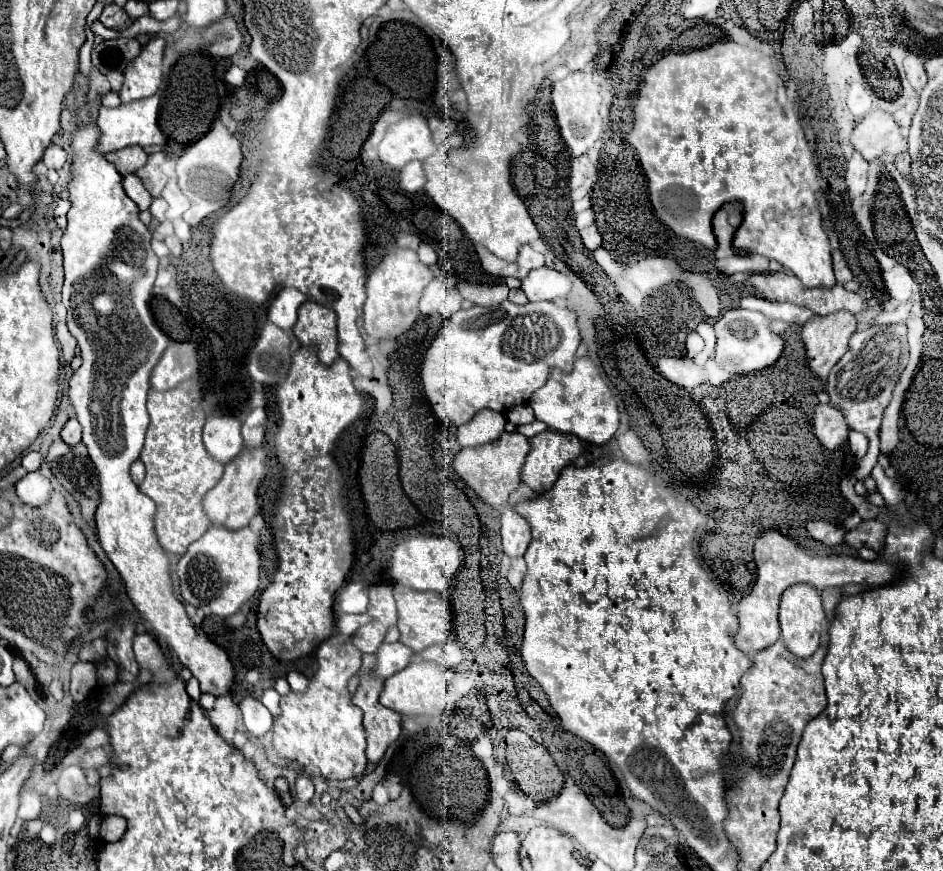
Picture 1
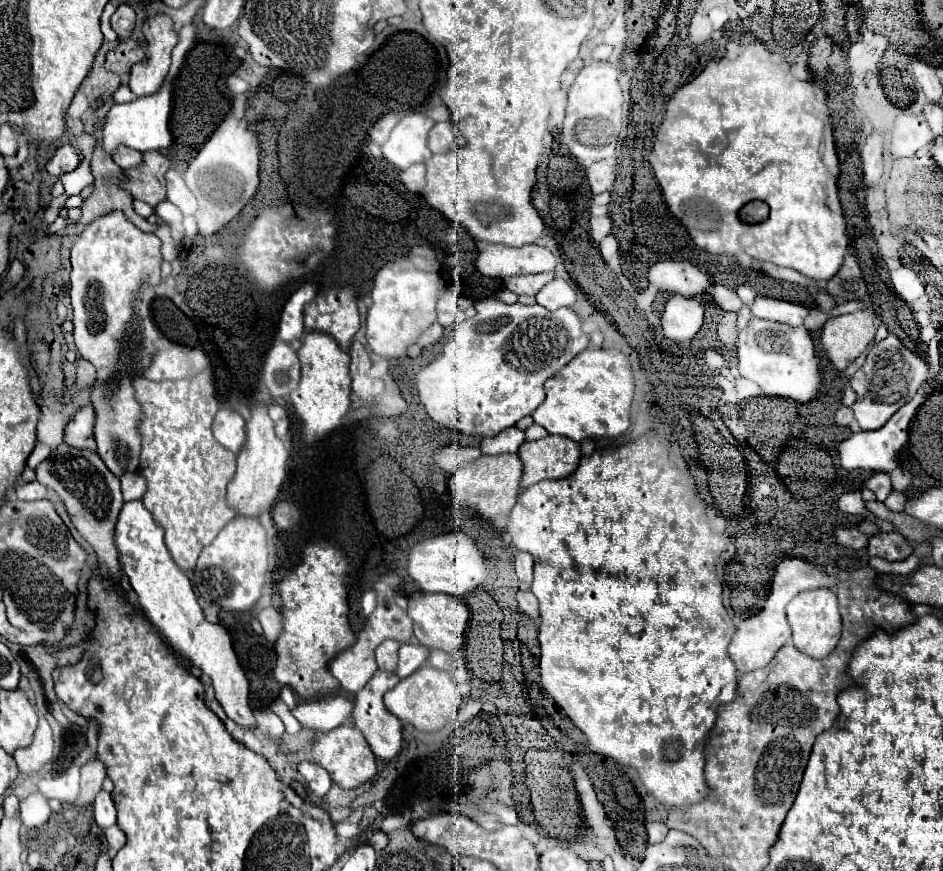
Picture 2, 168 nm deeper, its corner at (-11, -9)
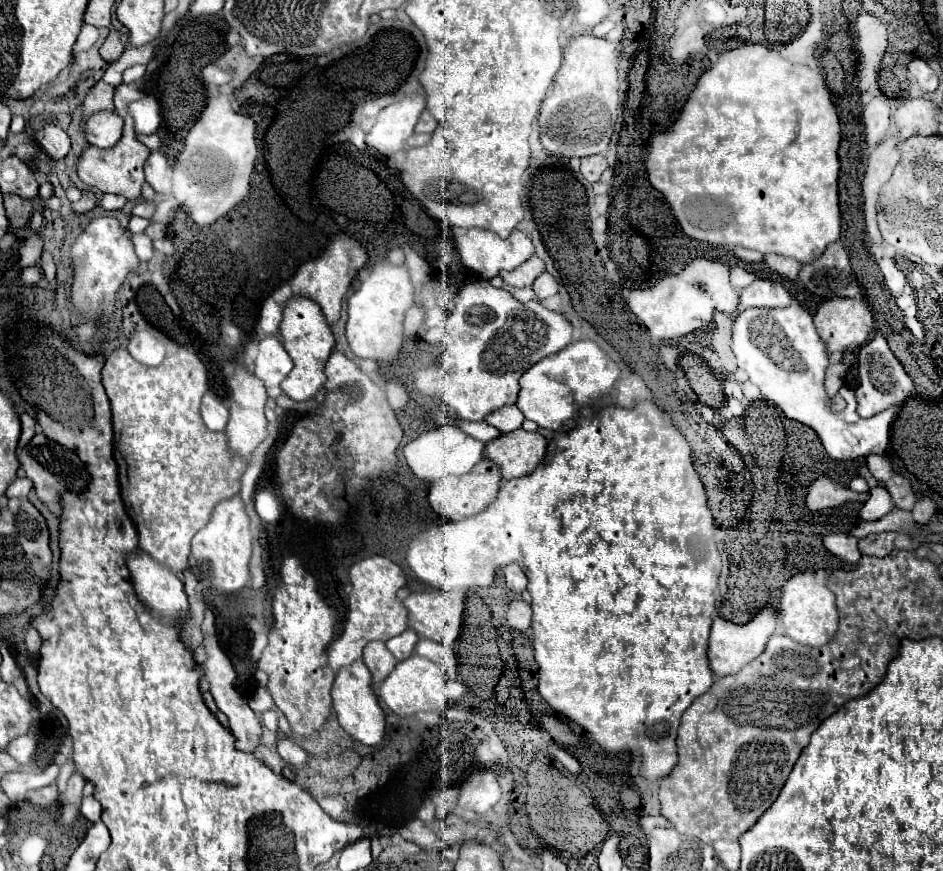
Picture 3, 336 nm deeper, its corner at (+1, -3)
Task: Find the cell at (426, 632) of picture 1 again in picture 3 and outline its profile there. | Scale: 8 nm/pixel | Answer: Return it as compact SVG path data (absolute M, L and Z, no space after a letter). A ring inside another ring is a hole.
M423 590L423 592L411 592L403 604L409 610L409 628L413 628L419 636L431 638L443 646L453 646L459 632L461 632L461 618L465 608L465 594L459 590Z

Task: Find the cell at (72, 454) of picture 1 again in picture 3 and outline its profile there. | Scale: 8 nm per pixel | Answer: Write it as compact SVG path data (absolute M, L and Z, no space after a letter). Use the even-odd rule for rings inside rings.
M37 432L27 446L19 448L17 458L19 458L21 468L27 472L27 478L33 482L37 496L57 516L61 512L61 498L59 498L61 496L61 490L83 492L85 482L89 482L89 472L87 472L85 464L79 460L79 456L75 452L59 446L57 442L51 442L43 432Z

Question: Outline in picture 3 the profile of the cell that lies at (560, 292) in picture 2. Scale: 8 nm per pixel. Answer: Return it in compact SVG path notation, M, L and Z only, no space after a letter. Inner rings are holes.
M543 272L535 282L533 282L533 292L537 294L539 300L545 300L549 296L555 296L559 290L559 284L557 280L549 274L549 272Z

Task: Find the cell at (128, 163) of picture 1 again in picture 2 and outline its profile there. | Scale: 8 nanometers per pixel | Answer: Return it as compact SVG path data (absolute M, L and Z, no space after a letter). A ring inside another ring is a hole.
M121 146L121 148L113 154L115 164L117 164L119 168L123 168L123 170L129 170L129 168L133 168L133 166L141 166L141 158L143 158L141 152L131 150L131 148L125 148L125 146Z

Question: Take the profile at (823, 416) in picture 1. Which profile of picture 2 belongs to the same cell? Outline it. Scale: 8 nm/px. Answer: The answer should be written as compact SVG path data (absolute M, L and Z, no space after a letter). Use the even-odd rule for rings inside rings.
M841 406L841 408L835 412L835 424L837 424L837 426L855 424L855 418L853 418L853 412L851 412L851 408L847 408L847 406Z

